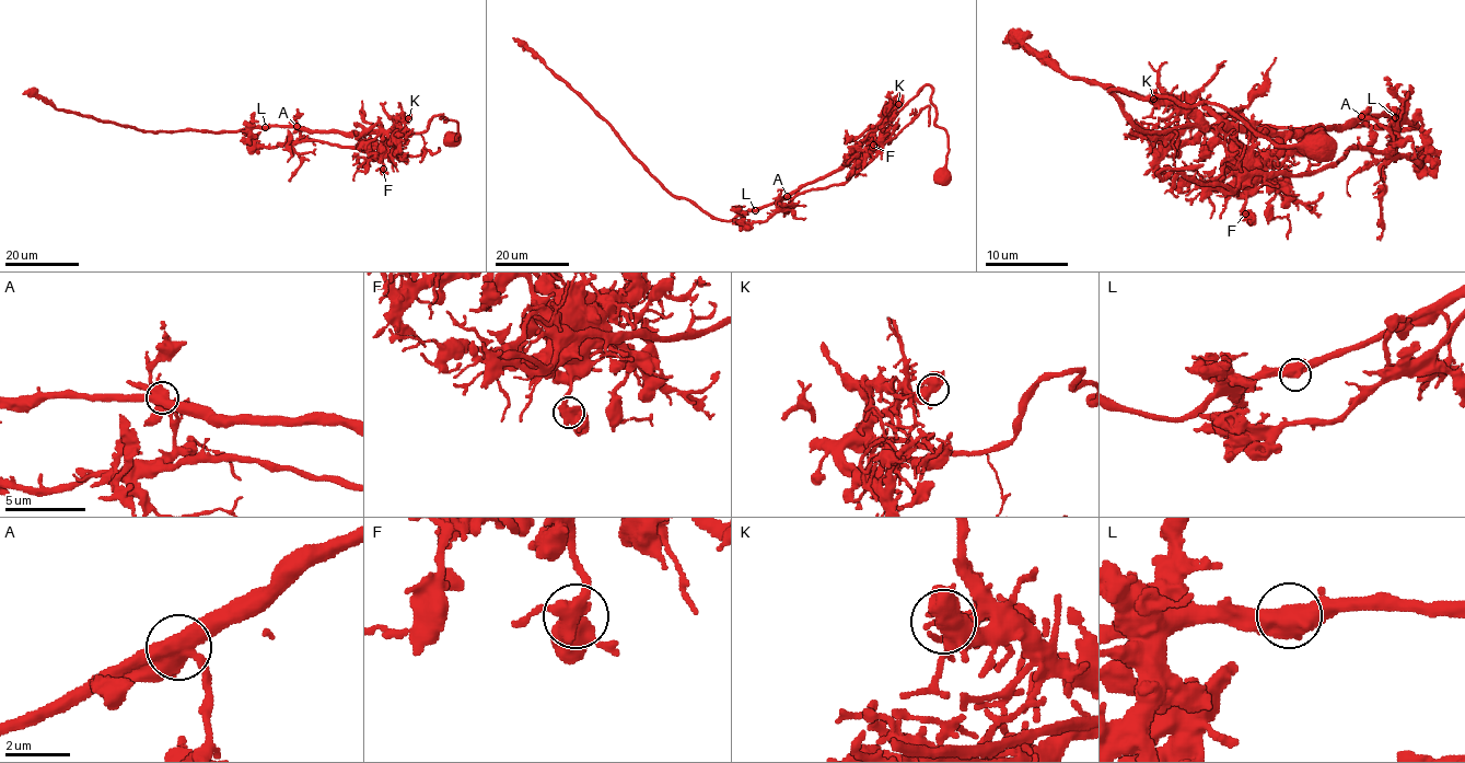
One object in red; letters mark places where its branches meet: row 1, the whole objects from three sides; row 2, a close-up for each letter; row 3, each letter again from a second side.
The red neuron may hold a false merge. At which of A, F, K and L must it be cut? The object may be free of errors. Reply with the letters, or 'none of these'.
A

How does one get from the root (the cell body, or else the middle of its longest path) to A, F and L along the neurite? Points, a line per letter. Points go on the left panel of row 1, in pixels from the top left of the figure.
A: (452, 140), (458, 123), (442, 115), (417, 134), (310, 133), (298, 126)
F: (452, 140), (458, 135), (458, 123), (444, 122), (442, 115), (435, 115), (421, 133), (379, 129), (383, 169)
L: (452, 140), (458, 123), (442, 115), (417, 134), (265, 127)

